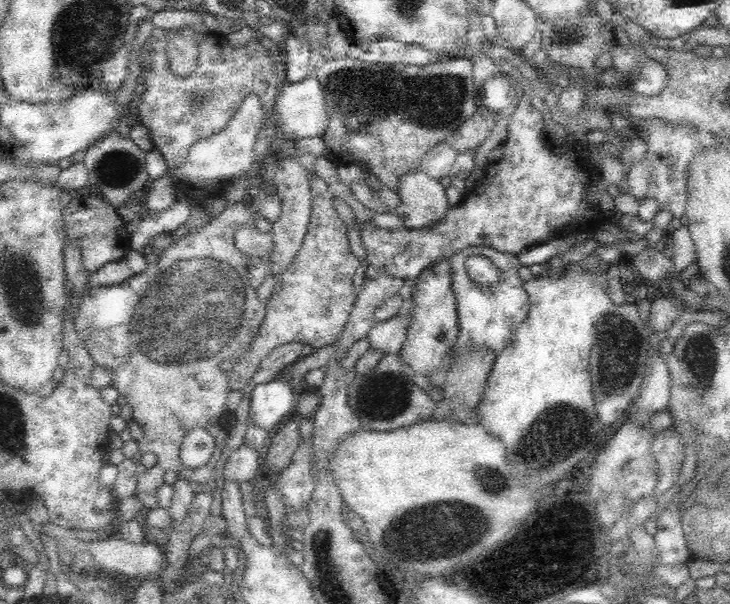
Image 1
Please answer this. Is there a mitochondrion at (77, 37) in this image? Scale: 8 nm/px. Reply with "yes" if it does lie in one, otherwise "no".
yes

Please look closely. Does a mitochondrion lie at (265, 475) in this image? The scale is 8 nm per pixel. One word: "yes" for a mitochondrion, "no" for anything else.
no

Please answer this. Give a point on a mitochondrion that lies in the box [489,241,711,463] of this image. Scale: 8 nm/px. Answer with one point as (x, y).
(620, 356)

